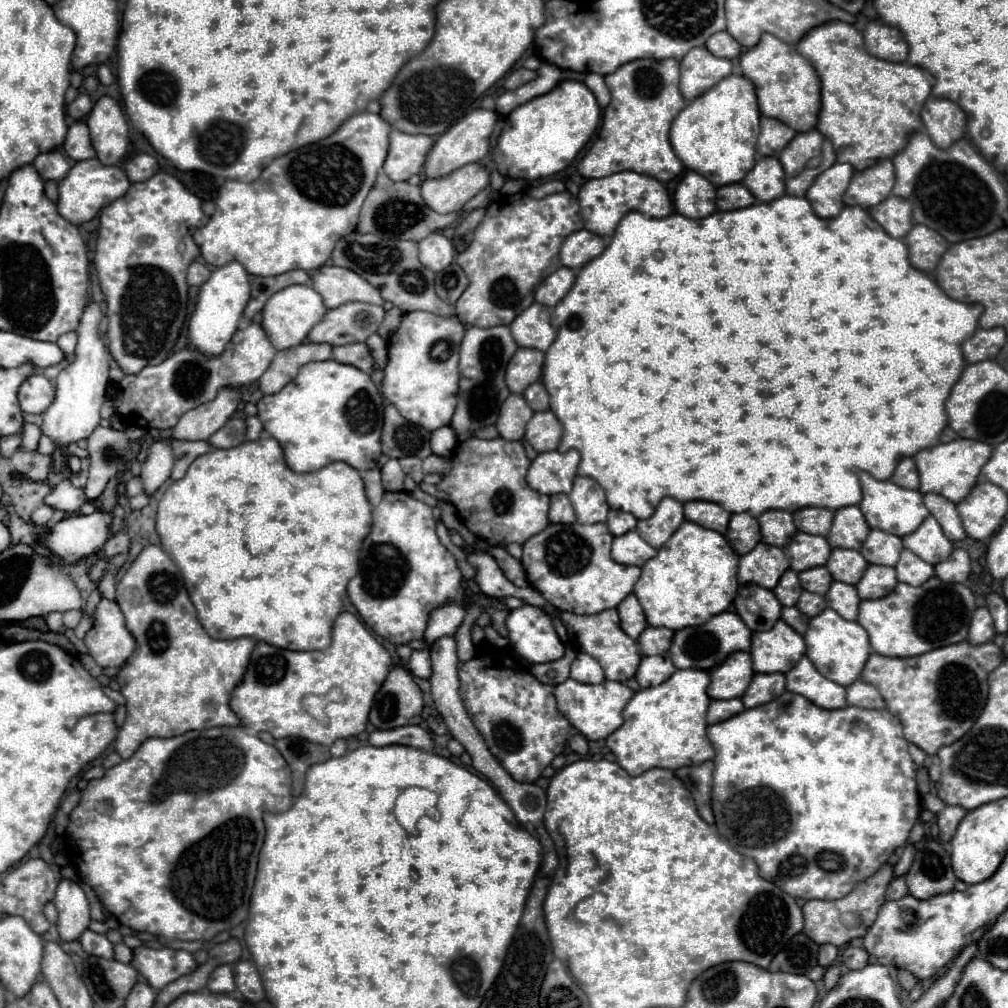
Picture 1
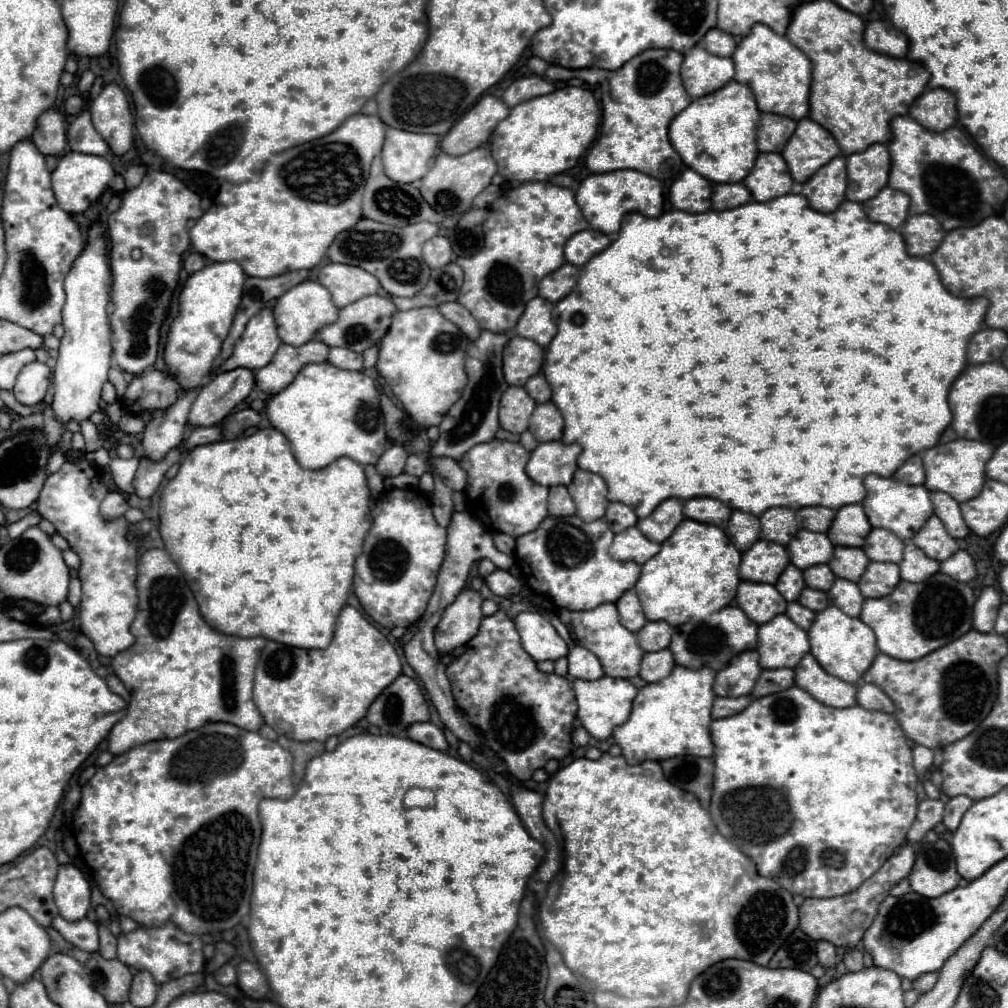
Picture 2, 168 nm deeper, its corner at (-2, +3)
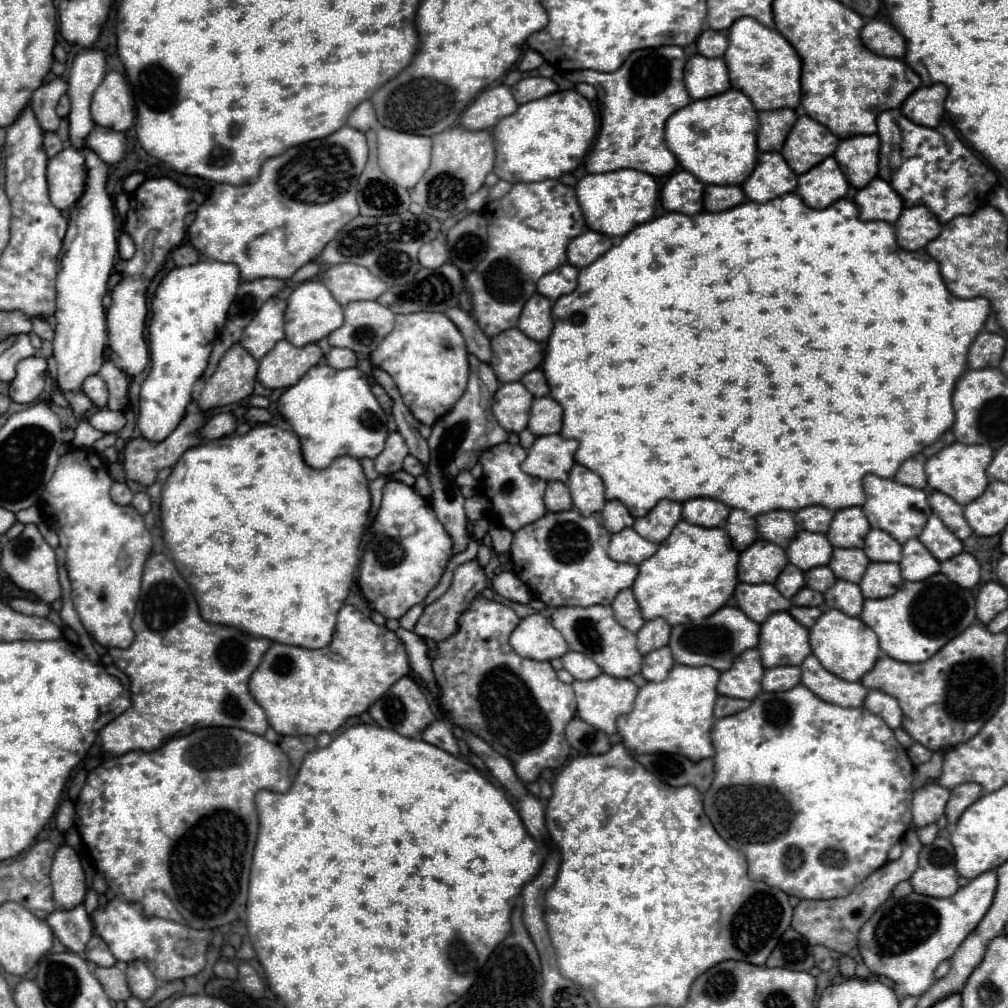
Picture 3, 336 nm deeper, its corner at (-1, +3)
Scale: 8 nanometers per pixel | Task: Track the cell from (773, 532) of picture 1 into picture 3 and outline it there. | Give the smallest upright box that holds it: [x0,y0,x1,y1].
[757,511,797,547]

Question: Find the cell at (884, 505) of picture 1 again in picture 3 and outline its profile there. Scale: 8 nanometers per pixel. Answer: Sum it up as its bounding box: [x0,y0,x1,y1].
[863,475,931,543]

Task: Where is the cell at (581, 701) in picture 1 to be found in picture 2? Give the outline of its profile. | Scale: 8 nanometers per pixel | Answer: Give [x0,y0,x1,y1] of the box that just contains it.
[574,675,636,739]

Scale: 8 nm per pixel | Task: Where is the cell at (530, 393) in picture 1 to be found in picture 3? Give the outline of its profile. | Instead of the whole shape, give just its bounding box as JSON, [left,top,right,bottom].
[521,369,549,397]

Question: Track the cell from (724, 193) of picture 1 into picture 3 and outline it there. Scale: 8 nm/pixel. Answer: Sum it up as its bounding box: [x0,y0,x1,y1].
[703,185,745,213]

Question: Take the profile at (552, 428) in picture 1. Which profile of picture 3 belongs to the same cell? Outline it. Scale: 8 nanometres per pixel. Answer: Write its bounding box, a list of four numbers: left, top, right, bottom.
[527,397,563,435]

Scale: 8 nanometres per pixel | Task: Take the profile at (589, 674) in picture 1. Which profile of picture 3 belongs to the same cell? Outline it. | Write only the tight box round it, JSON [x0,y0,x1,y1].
[561,651,601,681]

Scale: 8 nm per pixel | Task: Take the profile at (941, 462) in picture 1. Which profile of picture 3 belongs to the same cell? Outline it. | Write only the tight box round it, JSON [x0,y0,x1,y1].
[925,443,993,505]

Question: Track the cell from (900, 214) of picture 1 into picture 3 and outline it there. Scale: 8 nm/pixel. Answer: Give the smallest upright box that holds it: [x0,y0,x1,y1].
[855,177,903,223]

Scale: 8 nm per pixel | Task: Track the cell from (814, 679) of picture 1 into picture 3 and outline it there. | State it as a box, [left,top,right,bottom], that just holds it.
[801,655,869,707]

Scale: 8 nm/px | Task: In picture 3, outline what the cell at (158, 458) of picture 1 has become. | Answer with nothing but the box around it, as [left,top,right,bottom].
[137,261,237,441]

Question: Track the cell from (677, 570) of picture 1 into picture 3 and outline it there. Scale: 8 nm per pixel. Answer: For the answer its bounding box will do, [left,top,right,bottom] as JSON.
[633,521,737,625]

